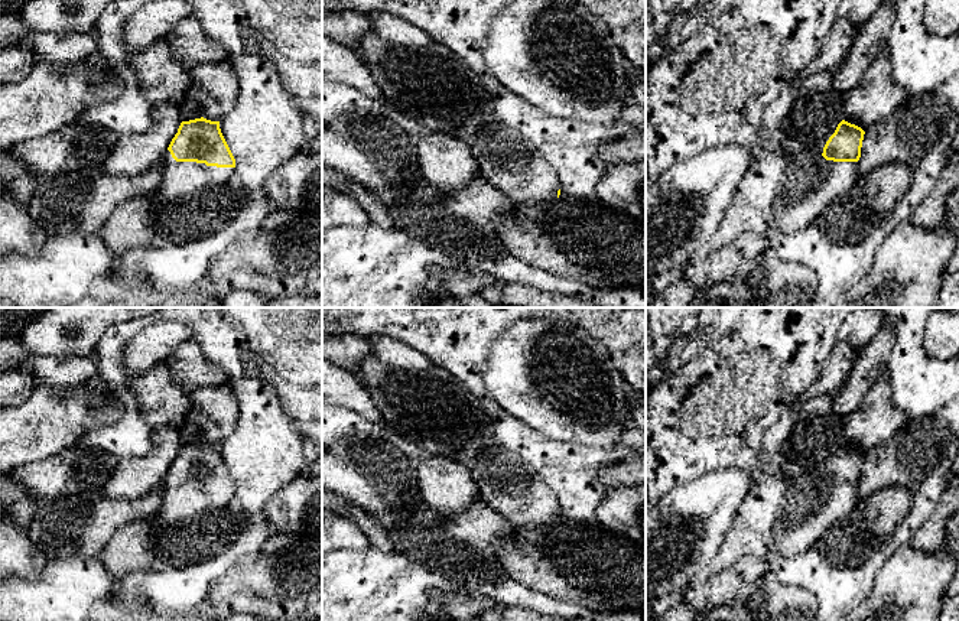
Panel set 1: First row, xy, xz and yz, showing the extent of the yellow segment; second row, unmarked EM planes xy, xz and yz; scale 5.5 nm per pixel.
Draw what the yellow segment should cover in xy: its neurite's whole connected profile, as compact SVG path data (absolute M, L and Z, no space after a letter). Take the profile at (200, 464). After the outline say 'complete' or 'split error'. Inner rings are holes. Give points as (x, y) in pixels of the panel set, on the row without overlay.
M201 440L181 446L160 488L162 505L153 520L157 527L169 527L227 508L235 482L220 445Z; split error

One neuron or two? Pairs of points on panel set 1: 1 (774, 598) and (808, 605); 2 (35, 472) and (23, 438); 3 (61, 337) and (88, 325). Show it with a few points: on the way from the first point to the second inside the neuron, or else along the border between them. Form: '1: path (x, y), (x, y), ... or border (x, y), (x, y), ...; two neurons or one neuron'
1: path (783, 605), (799, 605); one neuron
2: border (64, 449), (22, 464), (15, 470); two neurons
3: path (68, 329), (72, 325), (81, 325); one neuron

